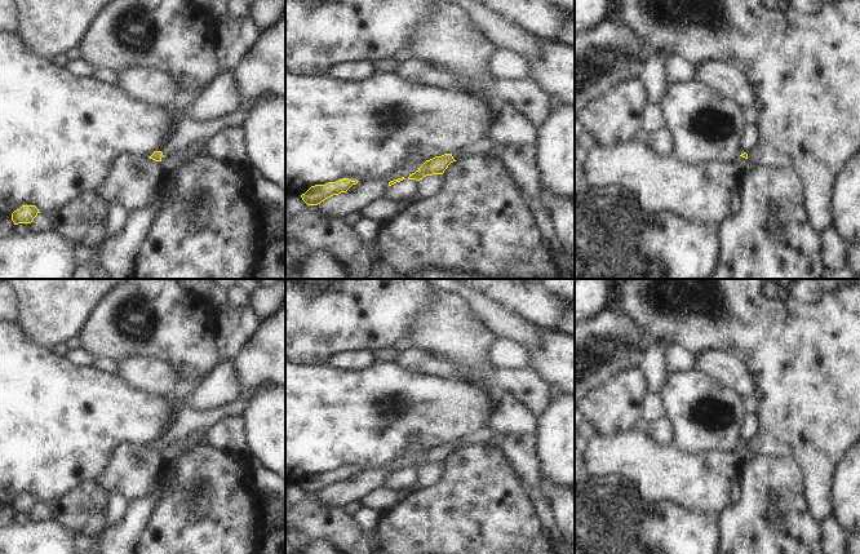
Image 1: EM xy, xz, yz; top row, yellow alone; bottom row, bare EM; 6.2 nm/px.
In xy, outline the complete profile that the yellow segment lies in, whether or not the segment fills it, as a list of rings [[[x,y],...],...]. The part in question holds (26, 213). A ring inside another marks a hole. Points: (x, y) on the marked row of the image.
[[[22,205],[12,213],[12,221],[14,225],[31,223],[39,213],[40,212],[35,205]]]

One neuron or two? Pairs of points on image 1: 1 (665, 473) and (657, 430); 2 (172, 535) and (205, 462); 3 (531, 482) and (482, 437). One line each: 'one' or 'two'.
1: two
2: one
3: one

